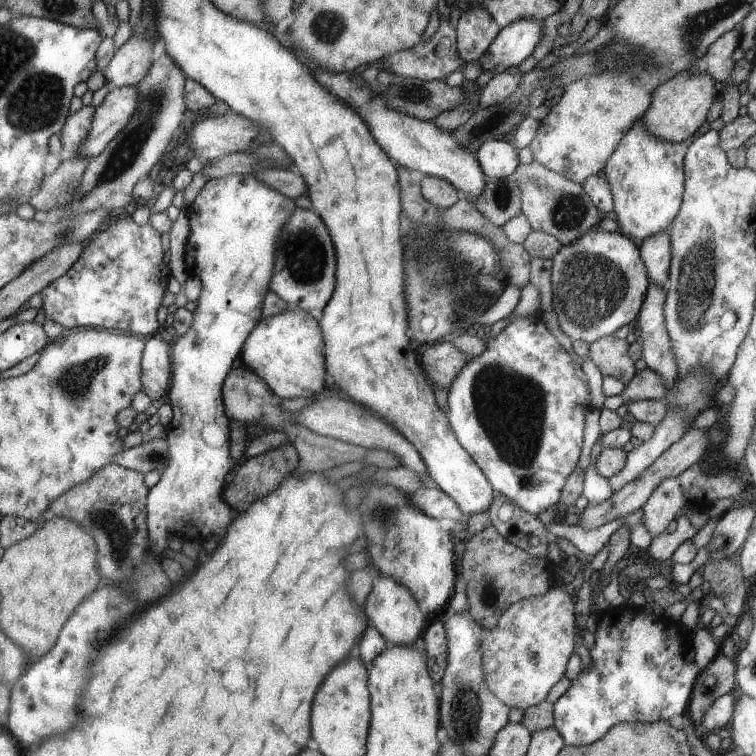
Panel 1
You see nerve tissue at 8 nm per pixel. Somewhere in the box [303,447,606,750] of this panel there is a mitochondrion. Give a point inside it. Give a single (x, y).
(466, 702)

